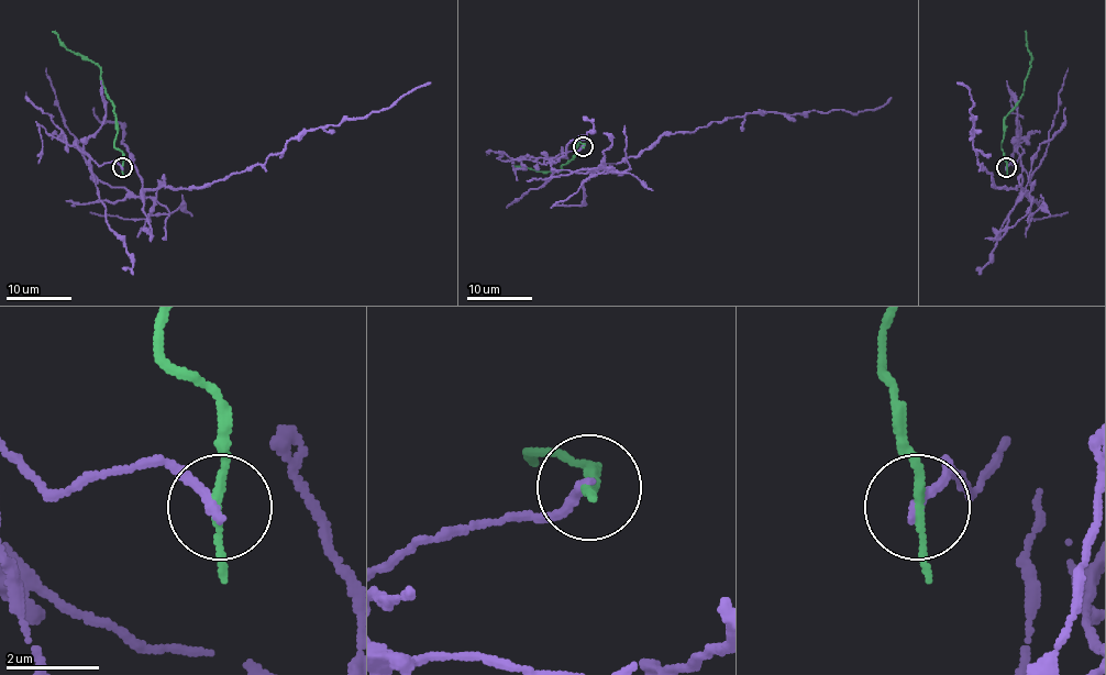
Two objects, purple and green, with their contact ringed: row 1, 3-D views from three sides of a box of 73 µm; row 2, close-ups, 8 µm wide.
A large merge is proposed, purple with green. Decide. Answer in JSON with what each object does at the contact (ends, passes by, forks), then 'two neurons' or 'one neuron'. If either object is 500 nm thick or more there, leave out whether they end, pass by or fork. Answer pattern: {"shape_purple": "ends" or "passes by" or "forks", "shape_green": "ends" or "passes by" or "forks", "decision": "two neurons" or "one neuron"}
{"shape_purple": "ends", "shape_green": "passes by", "decision": "two neurons"}

